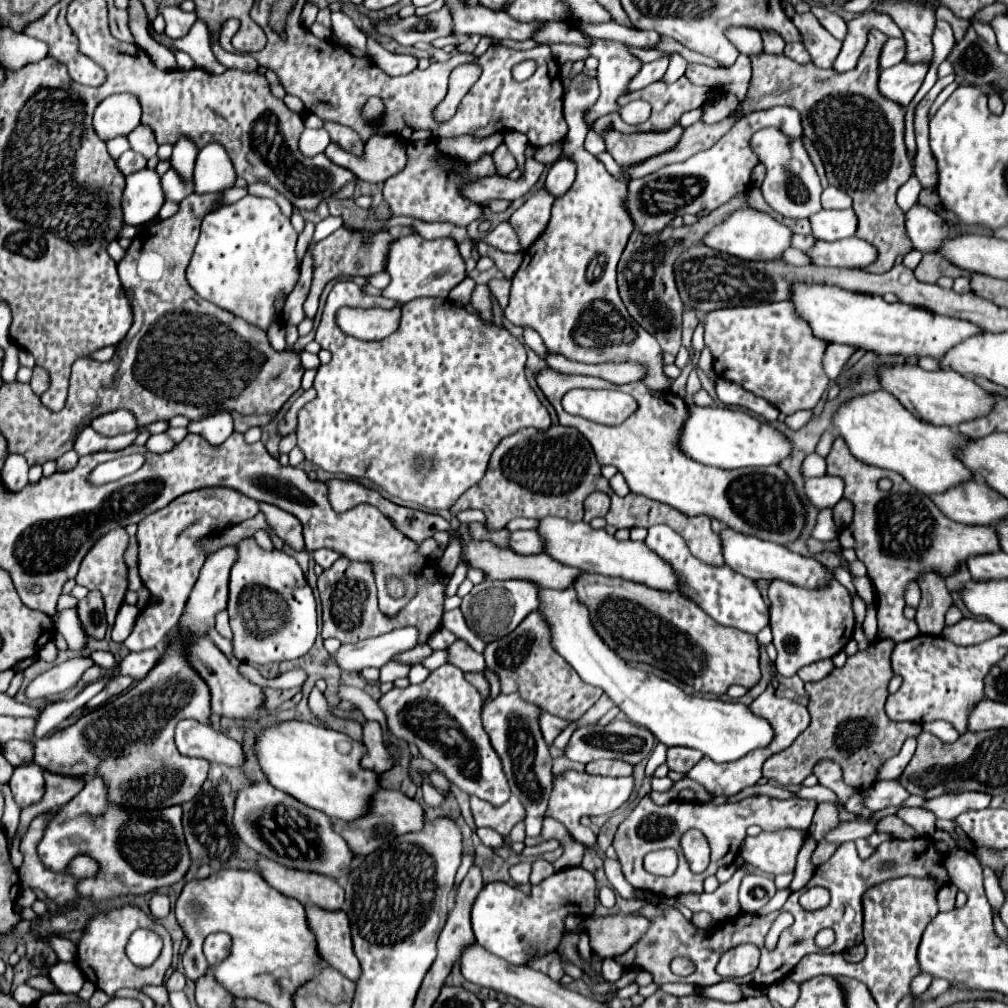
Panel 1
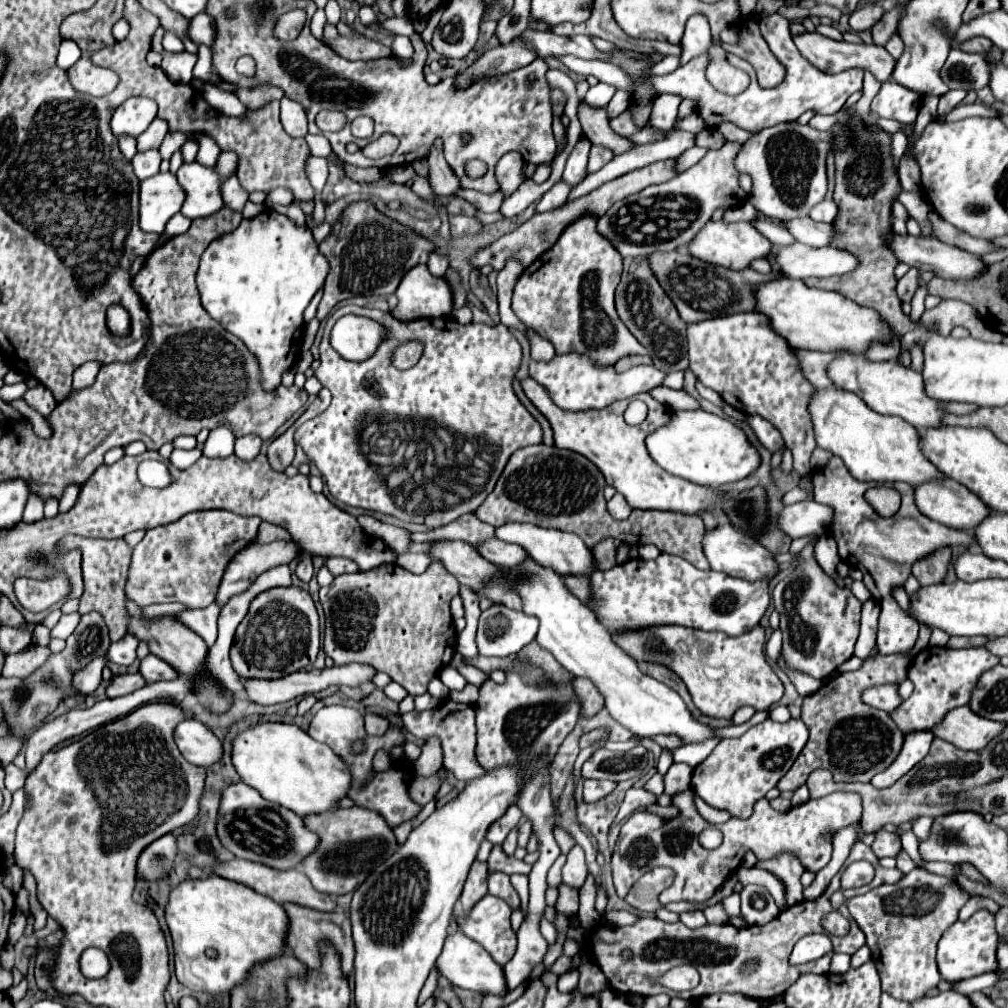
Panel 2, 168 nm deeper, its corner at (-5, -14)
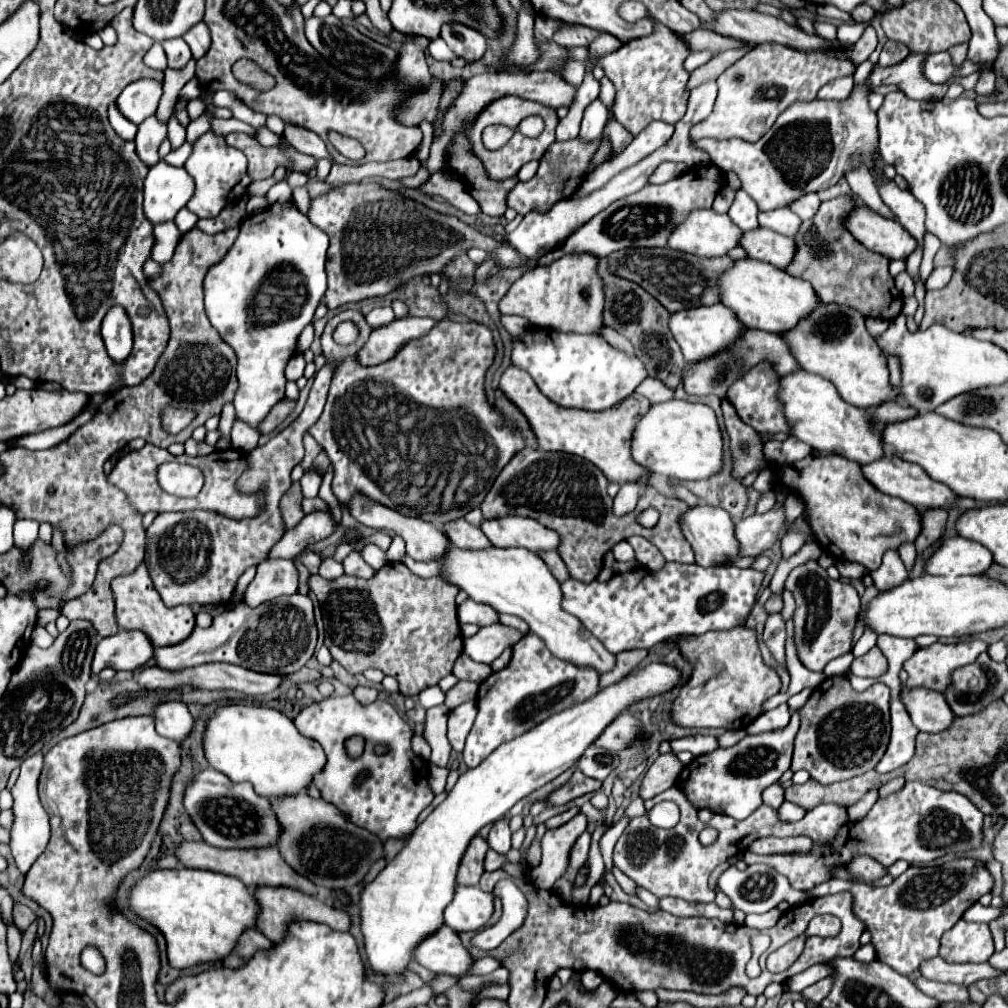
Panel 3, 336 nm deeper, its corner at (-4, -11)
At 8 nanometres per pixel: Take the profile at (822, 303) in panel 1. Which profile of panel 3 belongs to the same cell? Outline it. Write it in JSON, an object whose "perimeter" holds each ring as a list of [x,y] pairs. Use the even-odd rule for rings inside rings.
{"perimeter":[[[739,259],[717,277],[719,299],[725,307],[729,307],[737,321],[749,329],[761,329],[769,333],[789,331],[797,319],[809,315],[813,307],[817,307],[815,291],[803,279],[791,277],[787,271],[773,267],[771,263],[759,259]]]}

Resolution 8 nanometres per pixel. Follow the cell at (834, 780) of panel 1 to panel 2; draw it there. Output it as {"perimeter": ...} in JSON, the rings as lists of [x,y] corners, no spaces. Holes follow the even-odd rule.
{"perimeter":[[[690,792],[676,794],[674,804],[680,808],[680,816],[676,820],[664,822],[652,812],[638,810],[622,824],[612,856],[612,876],[620,898],[626,898],[634,882],[644,872],[652,870],[654,866],[670,866],[676,872],[676,880],[674,886],[660,894],[660,902],[706,902],[716,894],[728,874],[732,874],[740,866],[746,850],[756,852],[758,860],[790,852],[800,858],[806,870],[818,872],[830,862],[832,854],[832,838],[824,838],[824,834],[836,834],[838,828],[860,820],[862,814],[862,796],[856,792],[832,792],[828,796],[808,800],[806,804],[796,806],[788,812],[776,812],[768,804],[768,800],[762,798],[756,802],[754,814],[750,818],[730,818],[730,822],[722,824],[724,842],[720,844],[720,848],[706,850],[700,846],[698,834],[710,824],[696,812]]]}

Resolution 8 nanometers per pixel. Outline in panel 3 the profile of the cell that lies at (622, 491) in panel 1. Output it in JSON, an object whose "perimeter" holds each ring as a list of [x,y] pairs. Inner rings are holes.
{"perimeter":[[[625,483],[621,485],[617,497],[613,499],[613,511],[615,515],[623,515],[623,513],[629,513],[633,511],[633,507],[637,505],[637,499],[639,499],[639,491],[641,487],[637,483]]]}

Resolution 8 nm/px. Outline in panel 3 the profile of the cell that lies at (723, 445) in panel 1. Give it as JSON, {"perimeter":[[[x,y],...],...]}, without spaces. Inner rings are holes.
{"perimeter":[[[665,401],[649,407],[637,421],[631,439],[631,457],[647,471],[661,473],[671,479],[707,479],[721,469],[723,441],[717,417],[711,407],[689,401]]]}

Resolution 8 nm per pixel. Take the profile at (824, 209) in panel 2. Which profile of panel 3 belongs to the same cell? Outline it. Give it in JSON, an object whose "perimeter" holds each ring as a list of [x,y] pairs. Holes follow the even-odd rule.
{"perimeter":[[[807,193],[807,195],[791,201],[787,207],[789,207],[793,213],[797,213],[801,219],[811,219],[811,217],[815,215],[819,203],[821,203],[821,201],[819,201],[819,197],[817,197],[815,193]]]}

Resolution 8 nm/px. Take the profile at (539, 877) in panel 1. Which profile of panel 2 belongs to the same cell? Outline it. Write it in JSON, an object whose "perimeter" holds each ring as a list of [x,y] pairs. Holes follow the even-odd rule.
{"perimeter":[[[560,884],[558,886],[558,900],[556,900],[556,910],[564,916],[572,916],[578,912],[578,890]]]}

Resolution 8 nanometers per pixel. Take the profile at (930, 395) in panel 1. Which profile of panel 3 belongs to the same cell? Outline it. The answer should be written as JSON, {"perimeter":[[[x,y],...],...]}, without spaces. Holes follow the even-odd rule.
{"perimeter":[[[819,303],[809,317],[781,333],[781,337],[799,367],[831,381],[843,401],[861,409],[873,409],[889,399],[897,399],[897,389],[889,385],[887,357],[865,329],[865,317],[857,309],[837,303]]]}

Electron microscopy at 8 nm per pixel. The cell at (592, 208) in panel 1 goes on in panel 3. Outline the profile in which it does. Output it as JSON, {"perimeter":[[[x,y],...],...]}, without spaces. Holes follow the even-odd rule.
{"perimeter":[[[565,255],[551,265],[537,265],[533,271],[513,283],[509,293],[499,301],[501,315],[519,315],[533,321],[539,327],[563,331],[563,333],[597,333],[603,315],[603,283],[597,275],[597,259],[593,255]]]}

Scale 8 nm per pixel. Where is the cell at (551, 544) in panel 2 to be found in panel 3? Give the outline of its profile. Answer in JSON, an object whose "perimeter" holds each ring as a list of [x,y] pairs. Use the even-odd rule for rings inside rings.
{"perimeter":[[[497,517],[485,519],[481,523],[481,531],[495,547],[525,547],[533,553],[557,549],[559,535],[535,519],[529,517]]]}

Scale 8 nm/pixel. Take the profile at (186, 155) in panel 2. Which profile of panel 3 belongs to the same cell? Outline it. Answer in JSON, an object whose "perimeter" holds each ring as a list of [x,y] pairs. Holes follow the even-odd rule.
{"perimeter":[[[205,111],[199,119],[191,121],[189,127],[187,127],[187,141],[189,141],[189,143],[195,143],[195,141],[201,137],[201,133],[209,131],[209,129],[211,129],[211,119],[213,119],[213,117],[215,117],[213,111]]]}

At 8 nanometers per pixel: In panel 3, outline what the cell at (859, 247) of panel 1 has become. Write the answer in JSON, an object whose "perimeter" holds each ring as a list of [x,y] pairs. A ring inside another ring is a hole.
{"perimeter":[[[765,227],[743,231],[739,245],[745,249],[749,257],[773,263],[779,269],[789,265],[789,259],[793,259],[795,251],[791,237],[777,235],[775,231],[769,231]]]}

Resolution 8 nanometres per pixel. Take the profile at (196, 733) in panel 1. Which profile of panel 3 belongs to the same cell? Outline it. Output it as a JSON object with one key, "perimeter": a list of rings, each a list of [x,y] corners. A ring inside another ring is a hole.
{"perimeter":[[[181,701],[159,703],[153,709],[153,717],[155,717],[157,733],[173,739],[177,743],[181,739],[185,739],[185,735],[189,735],[189,731],[193,729],[193,717],[191,717],[187,705]]]}

